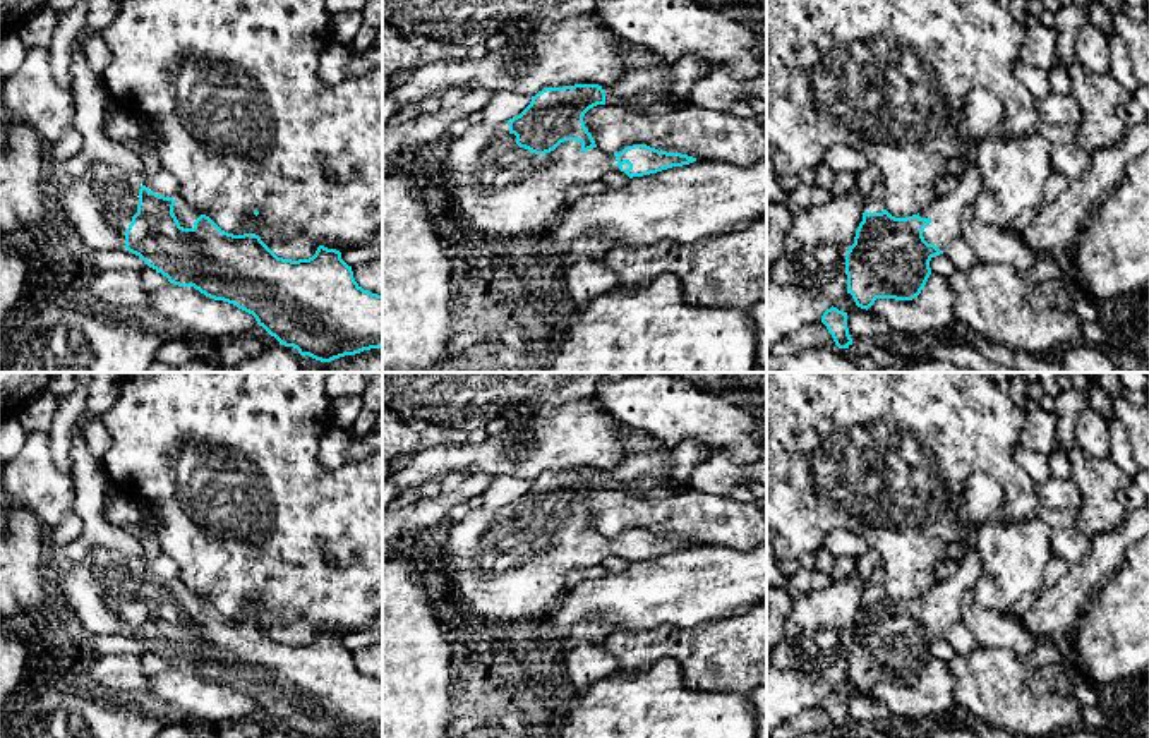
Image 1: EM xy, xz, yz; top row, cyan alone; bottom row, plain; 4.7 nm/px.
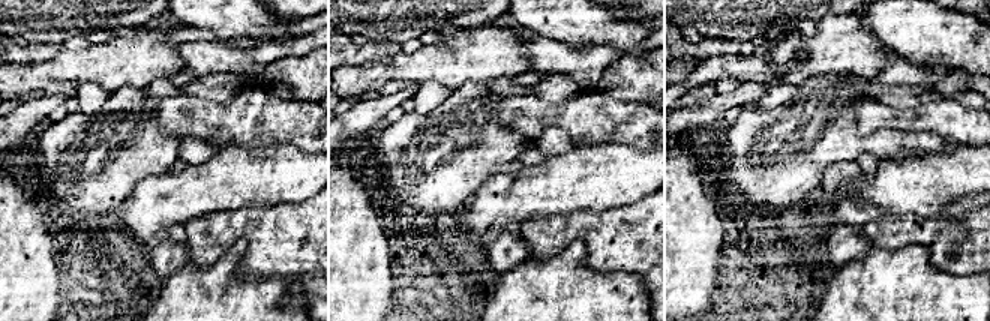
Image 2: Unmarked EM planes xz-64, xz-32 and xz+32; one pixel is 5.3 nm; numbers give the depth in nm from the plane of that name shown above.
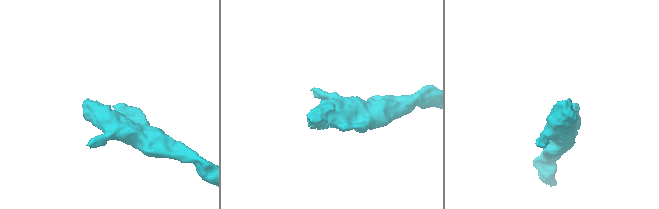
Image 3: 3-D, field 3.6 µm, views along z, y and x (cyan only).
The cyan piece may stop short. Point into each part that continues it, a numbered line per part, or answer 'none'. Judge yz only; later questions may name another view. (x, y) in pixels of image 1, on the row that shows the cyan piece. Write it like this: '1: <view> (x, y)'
1: yz (945, 213)

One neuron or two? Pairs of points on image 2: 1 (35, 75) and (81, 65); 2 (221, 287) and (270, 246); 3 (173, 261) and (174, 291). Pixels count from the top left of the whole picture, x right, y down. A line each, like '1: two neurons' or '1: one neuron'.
1: one neuron
2: two neurons
3: two neurons

